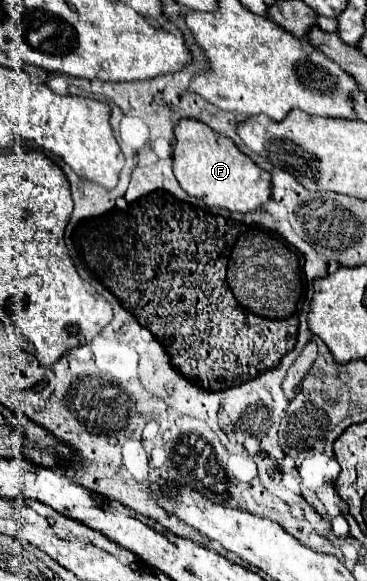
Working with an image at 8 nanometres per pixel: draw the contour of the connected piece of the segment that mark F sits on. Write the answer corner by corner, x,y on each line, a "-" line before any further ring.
183,117
183,121
175,125
173,133
175,133
173,171
175,171
175,177
177,177
179,185
191,197
203,199
207,205
219,205
219,207
225,207
229,211
239,211
239,213
255,211
271,197
271,177
269,177
269,173
263,171
259,165
255,165
245,153
241,153
229,137
215,133
205,123
197,121
197,119
191,119
191,117

